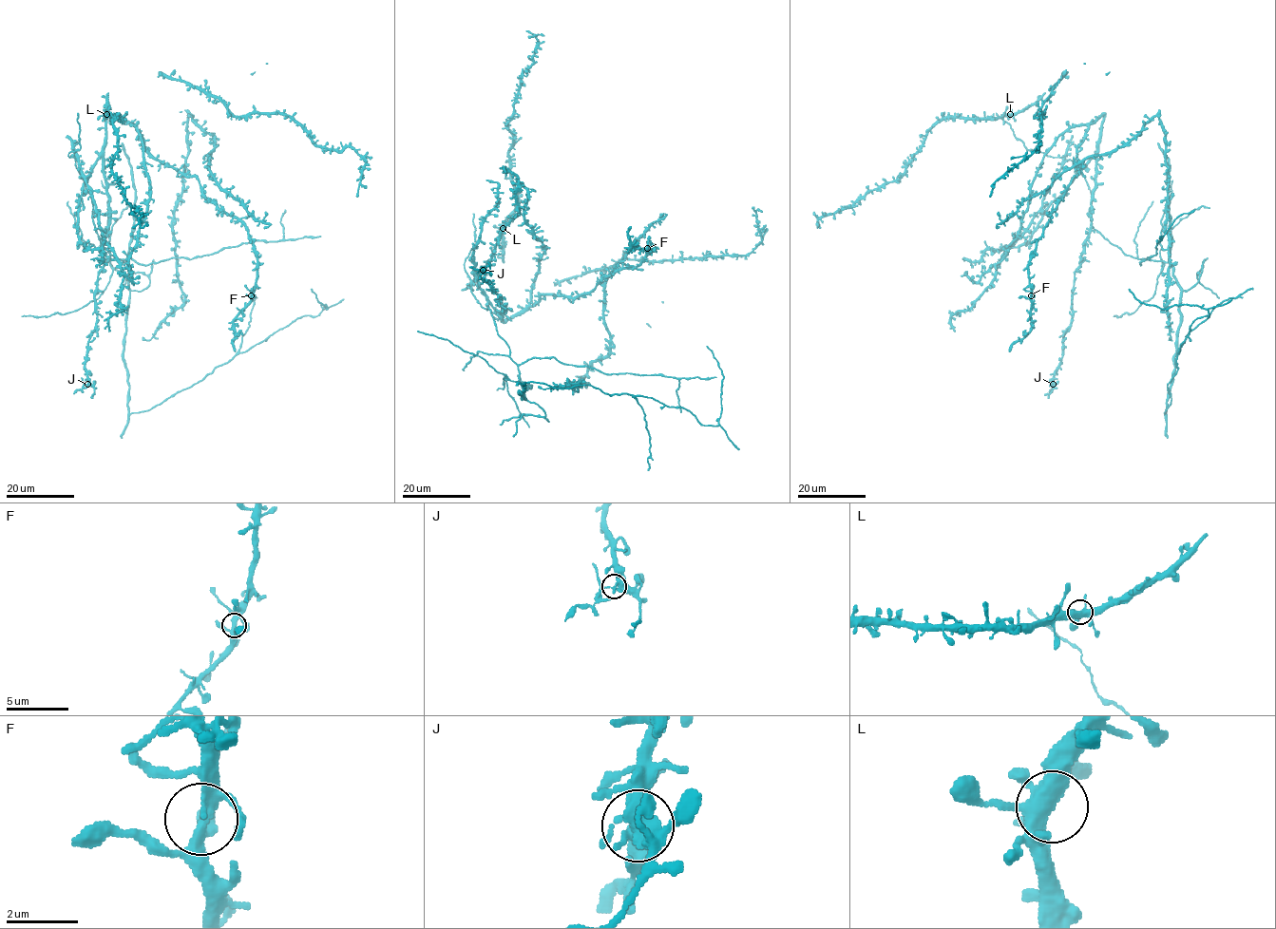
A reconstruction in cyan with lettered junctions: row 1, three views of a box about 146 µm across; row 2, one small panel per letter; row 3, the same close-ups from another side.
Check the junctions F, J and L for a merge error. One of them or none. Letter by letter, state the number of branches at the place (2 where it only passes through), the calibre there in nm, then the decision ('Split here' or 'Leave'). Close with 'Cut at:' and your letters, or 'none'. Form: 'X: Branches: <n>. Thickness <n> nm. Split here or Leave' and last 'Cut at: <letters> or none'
F: Branches: 6. Thickness 300 nm. Leave
J: Branches: 6. Thickness 340 nm. Split here
L: Branches: 6. Thickness 460 nm. Leave
Cut at: J

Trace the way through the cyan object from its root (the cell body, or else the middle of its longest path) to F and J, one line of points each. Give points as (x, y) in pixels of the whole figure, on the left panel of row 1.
F: (99, 221), (125, 264), (149, 200), (135, 125), (147, 151), (194, 176), (244, 225), (257, 259), (251, 295)
J: (99, 221), (125, 264), (149, 178), (138, 130), (109, 115), (109, 227), (86, 384)

